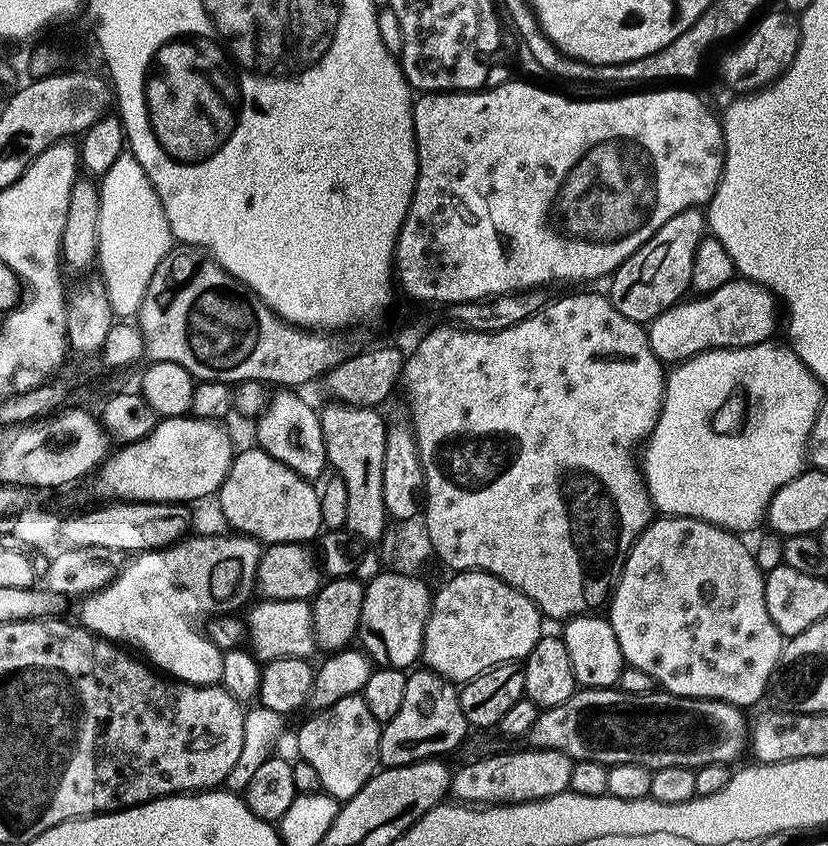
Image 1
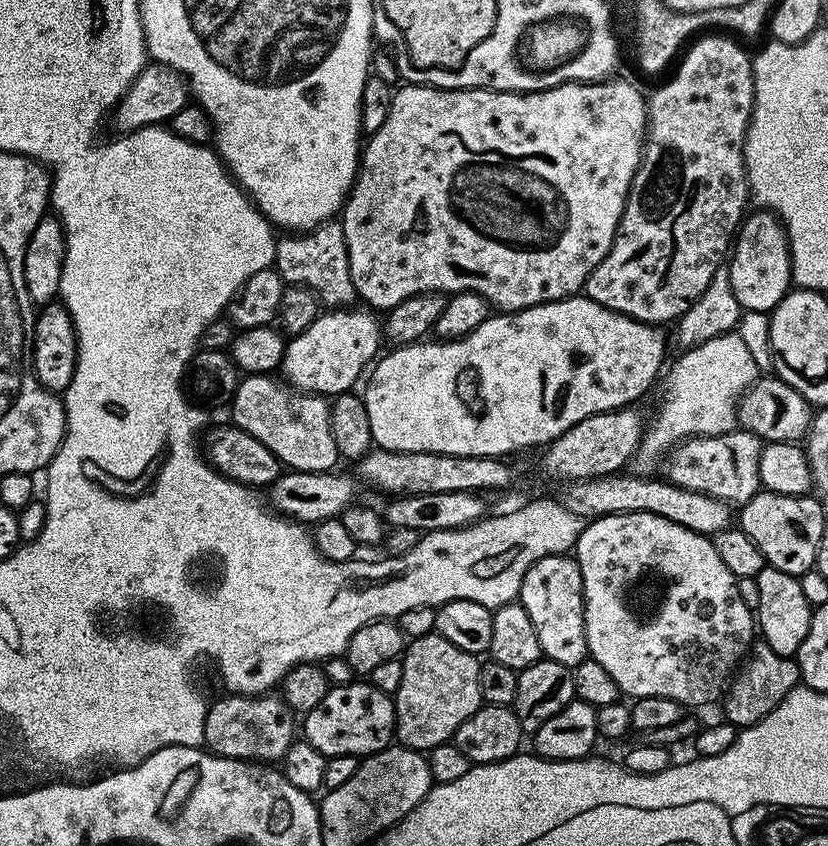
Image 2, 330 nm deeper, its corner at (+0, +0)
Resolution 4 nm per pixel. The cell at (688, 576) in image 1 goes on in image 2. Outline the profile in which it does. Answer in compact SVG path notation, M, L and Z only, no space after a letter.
M616 512L612 515L597 516L585 523L582 534L576 539L574 559L582 570L582 590L584 591L584 629L586 630L586 646L591 660L598 662L614 682L618 682L621 693L625 697L670 698L681 706L688 704L692 708L700 708L703 704L712 704L723 697L735 671L740 667L754 643L754 612L742 602L738 594L737 578L726 570L726 562L718 558L718 550L714 550L711 539L694 530L680 526L676 522L659 517L658 514L646 512Z

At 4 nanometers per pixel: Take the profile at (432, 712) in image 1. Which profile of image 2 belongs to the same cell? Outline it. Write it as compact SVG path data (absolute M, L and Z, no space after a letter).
M437 632L417 636L402 656L402 686L398 686L395 739L405 748L427 753L455 737L458 726L482 707L482 690L478 690L481 661L473 653L458 650Z

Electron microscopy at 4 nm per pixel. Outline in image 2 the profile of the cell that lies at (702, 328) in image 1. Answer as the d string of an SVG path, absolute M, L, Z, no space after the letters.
M577 294L567 296L564 300L530 306L521 312L489 315L488 320L482 322L482 326L478 326L478 330L465 336L459 336L457 340L428 338L423 342L393 347L388 350L392 352L386 353L387 351L385 351L375 361L374 367L371 369L372 377L370 377L370 372L367 377L368 385L365 386L364 392L362 391L366 414L370 417L370 434L373 445L377 449L390 452L433 452L440 455L499 458L511 457L511 452L516 452L519 448L538 447L537 449L539 449L541 446L547 446L566 430L570 430L570 426L582 422L582 418L586 418L590 414L612 412L616 408L627 408L637 403L635 400L655 382L656 375L658 375L658 380L665 367L664 336L660 332L663 331L659 327L644 324L641 320L632 320L629 316L618 314L614 310L588 299L587 295Z

